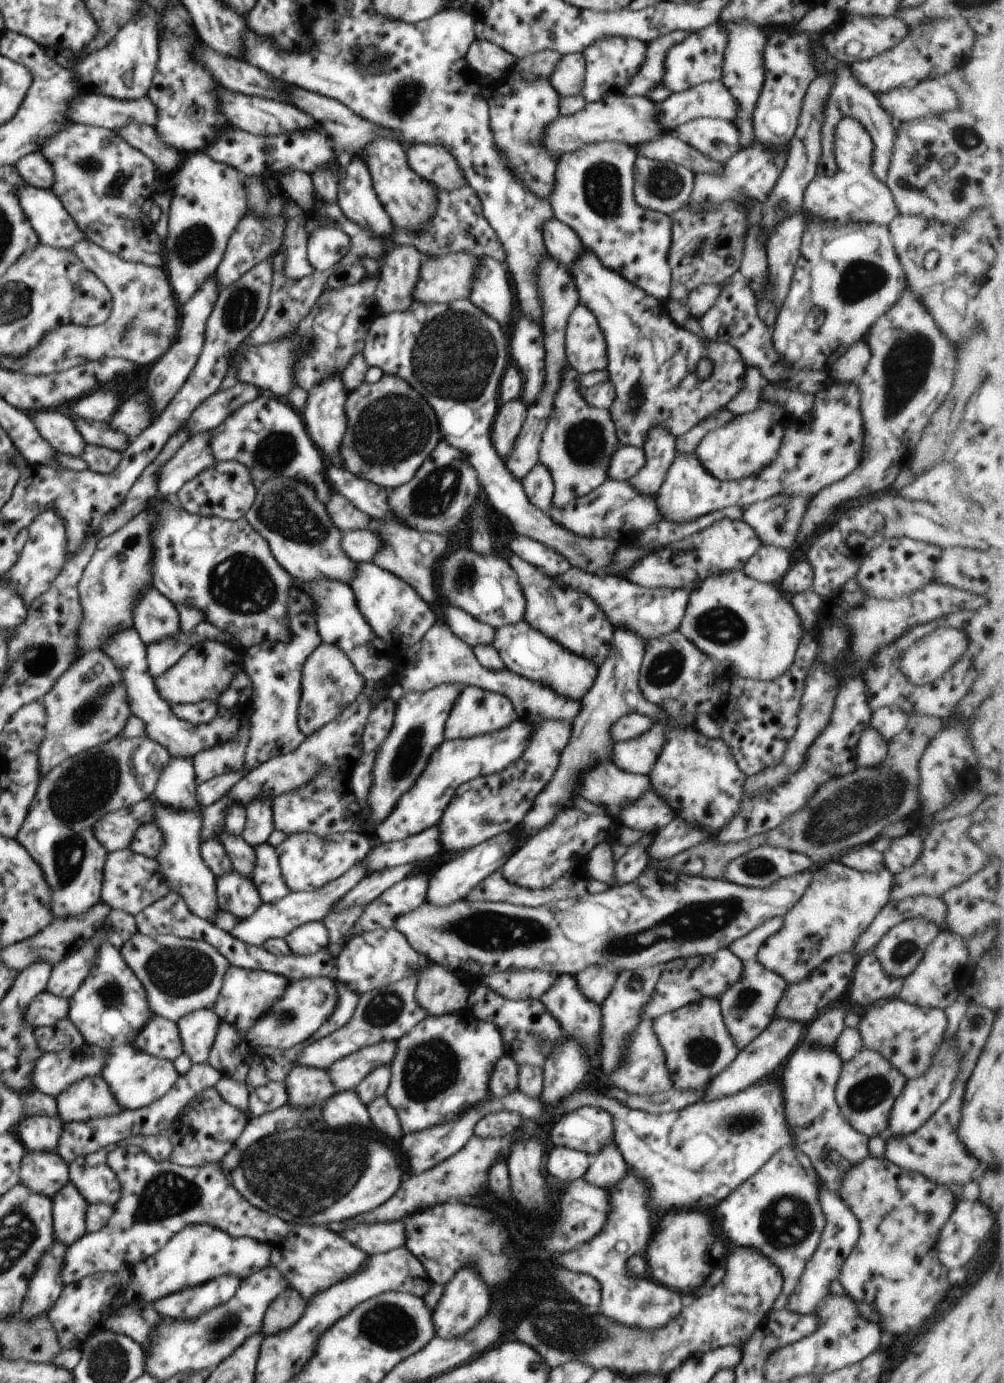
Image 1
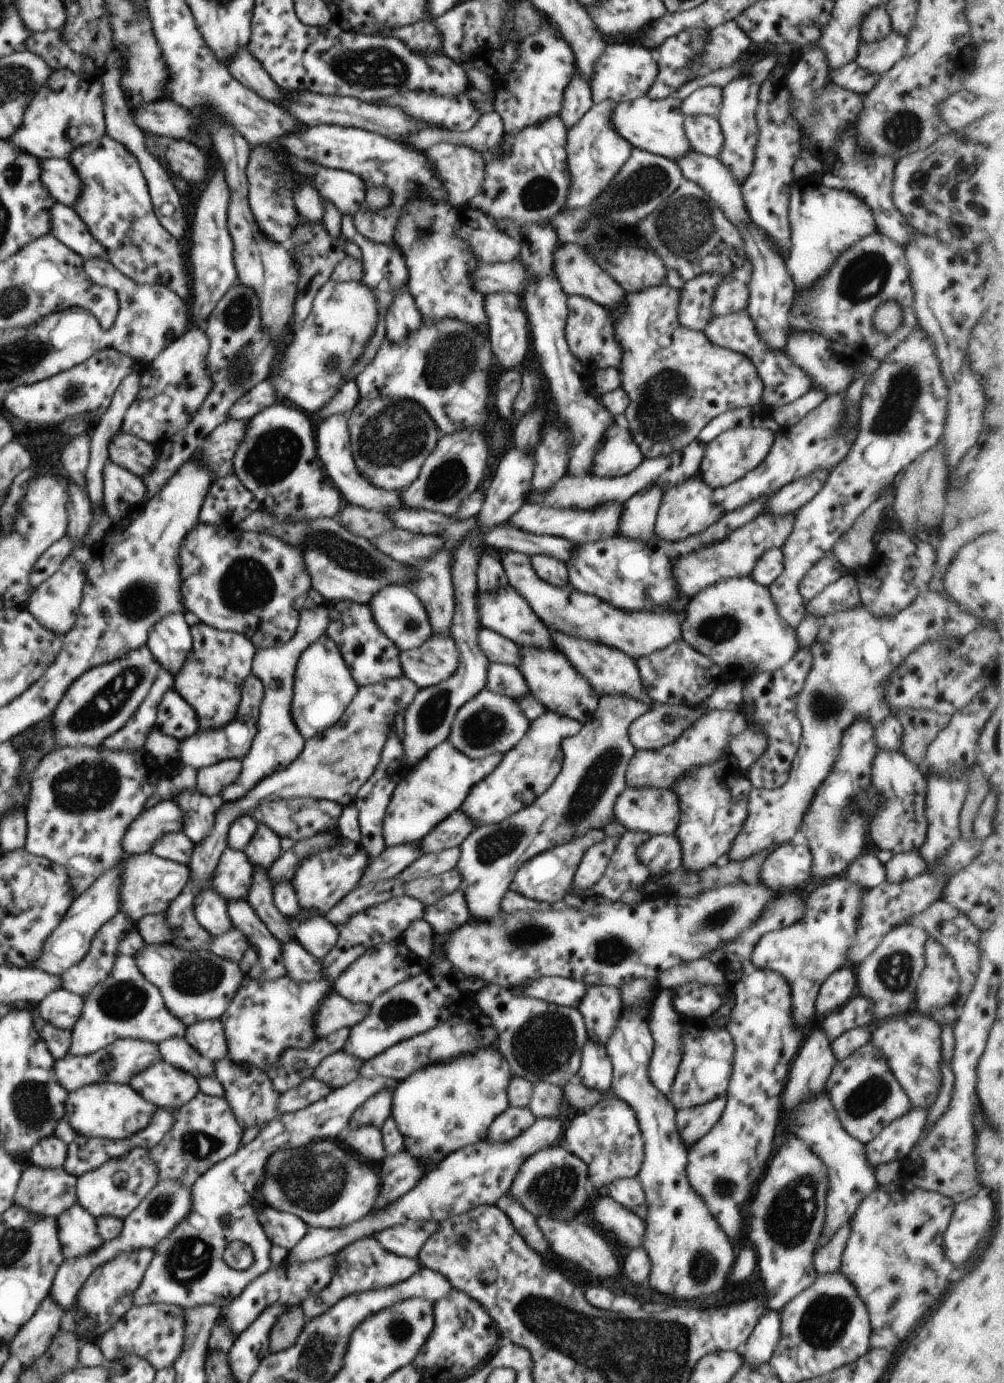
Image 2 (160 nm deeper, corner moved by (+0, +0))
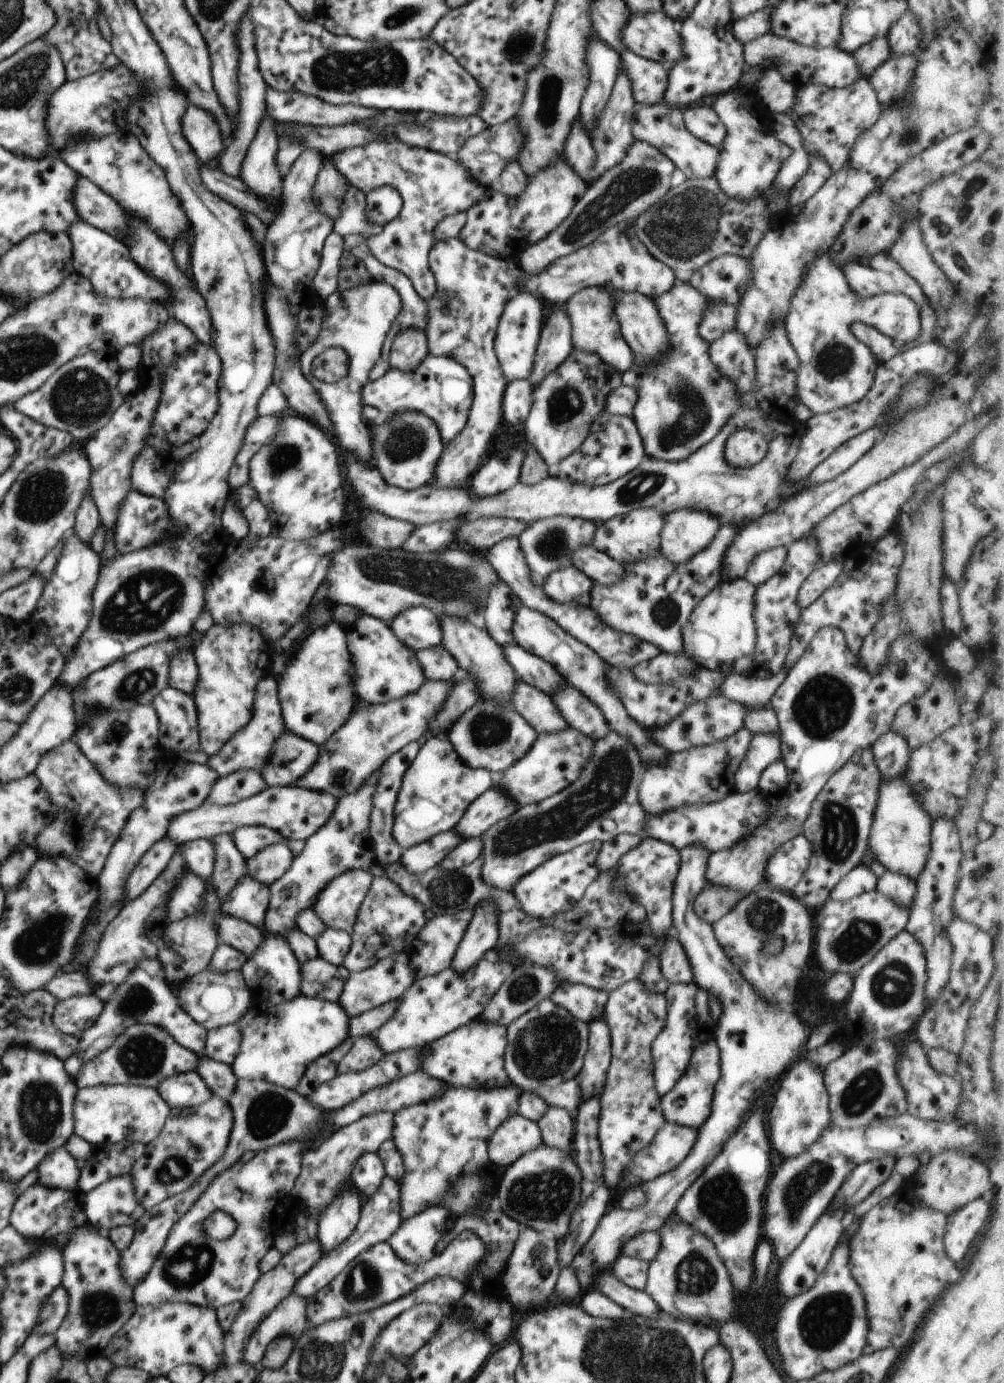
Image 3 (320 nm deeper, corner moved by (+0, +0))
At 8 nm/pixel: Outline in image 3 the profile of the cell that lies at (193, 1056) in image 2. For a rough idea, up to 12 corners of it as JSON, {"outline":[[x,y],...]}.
{"outline":[[200,1055],[196,1072],[229,1104],[238,1080],[230,1065]]}

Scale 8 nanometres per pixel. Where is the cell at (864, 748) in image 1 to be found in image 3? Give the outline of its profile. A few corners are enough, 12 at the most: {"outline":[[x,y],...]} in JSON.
{"outline":[[904,774],[879,786],[868,848],[916,882],[932,823]]}

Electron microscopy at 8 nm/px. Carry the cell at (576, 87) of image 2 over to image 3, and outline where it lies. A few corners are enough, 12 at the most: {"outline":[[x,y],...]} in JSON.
{"outline":[[580,116],[568,135],[567,163],[587,184],[597,154]]}

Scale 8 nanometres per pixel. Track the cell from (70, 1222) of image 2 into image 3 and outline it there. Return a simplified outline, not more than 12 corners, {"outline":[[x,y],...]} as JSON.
{"outline":[[90,1222],[62,1252],[64,1357],[106,1355],[134,1314],[121,1252]]}

